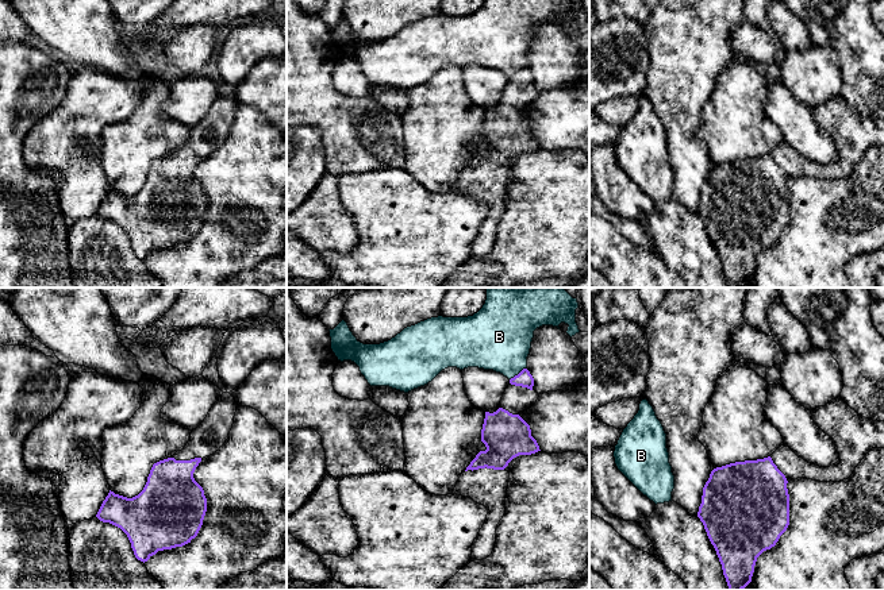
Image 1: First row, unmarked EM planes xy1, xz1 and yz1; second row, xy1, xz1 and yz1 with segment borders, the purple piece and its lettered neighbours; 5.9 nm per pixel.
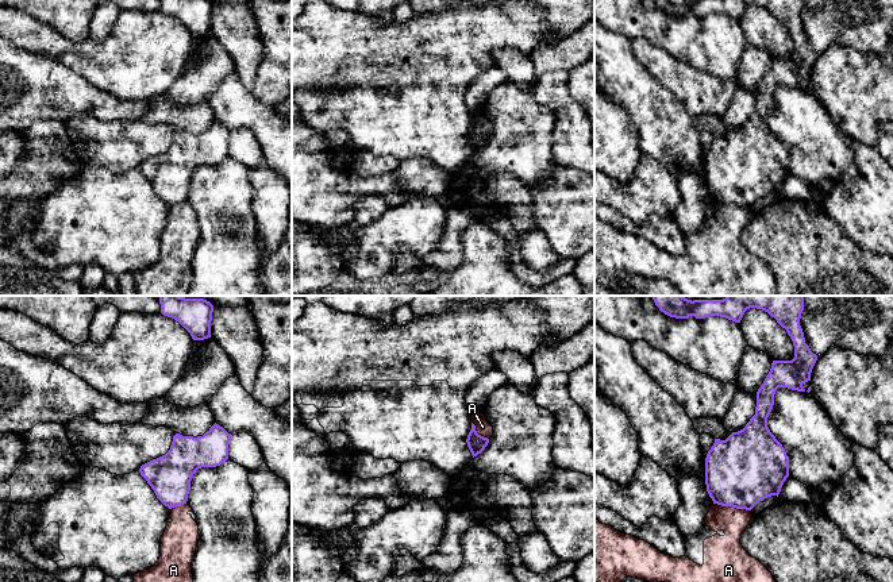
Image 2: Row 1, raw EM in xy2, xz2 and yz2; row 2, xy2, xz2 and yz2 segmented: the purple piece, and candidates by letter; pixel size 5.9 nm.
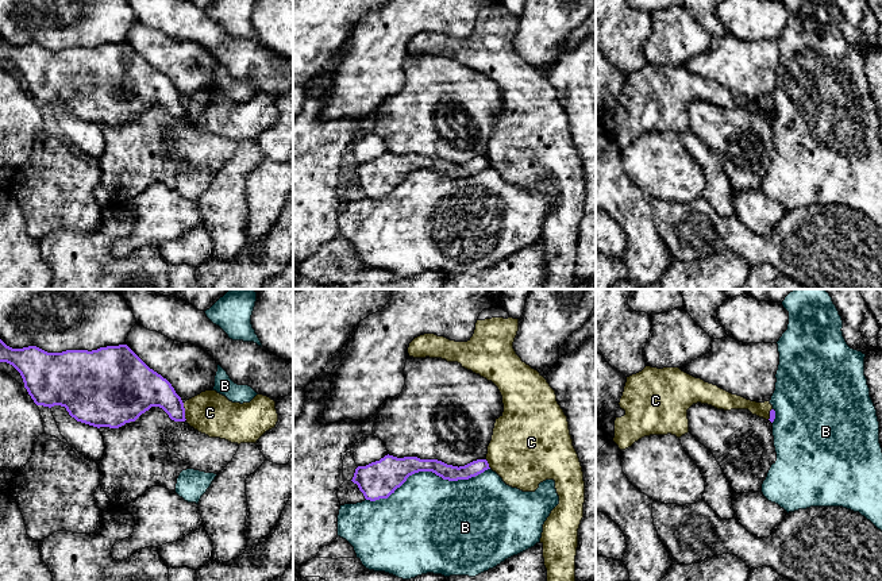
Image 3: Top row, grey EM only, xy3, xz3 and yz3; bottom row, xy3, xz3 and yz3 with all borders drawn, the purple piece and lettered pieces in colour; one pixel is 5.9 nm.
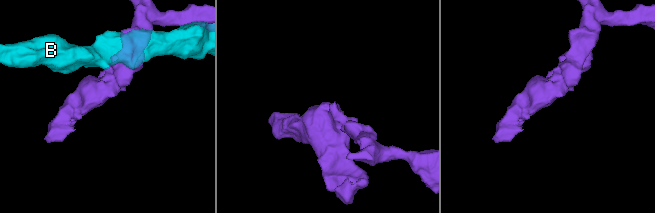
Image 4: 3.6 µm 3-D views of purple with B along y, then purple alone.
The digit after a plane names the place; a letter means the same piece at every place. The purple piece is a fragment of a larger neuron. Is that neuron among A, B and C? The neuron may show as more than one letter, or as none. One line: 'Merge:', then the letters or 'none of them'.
Merge: none of them

